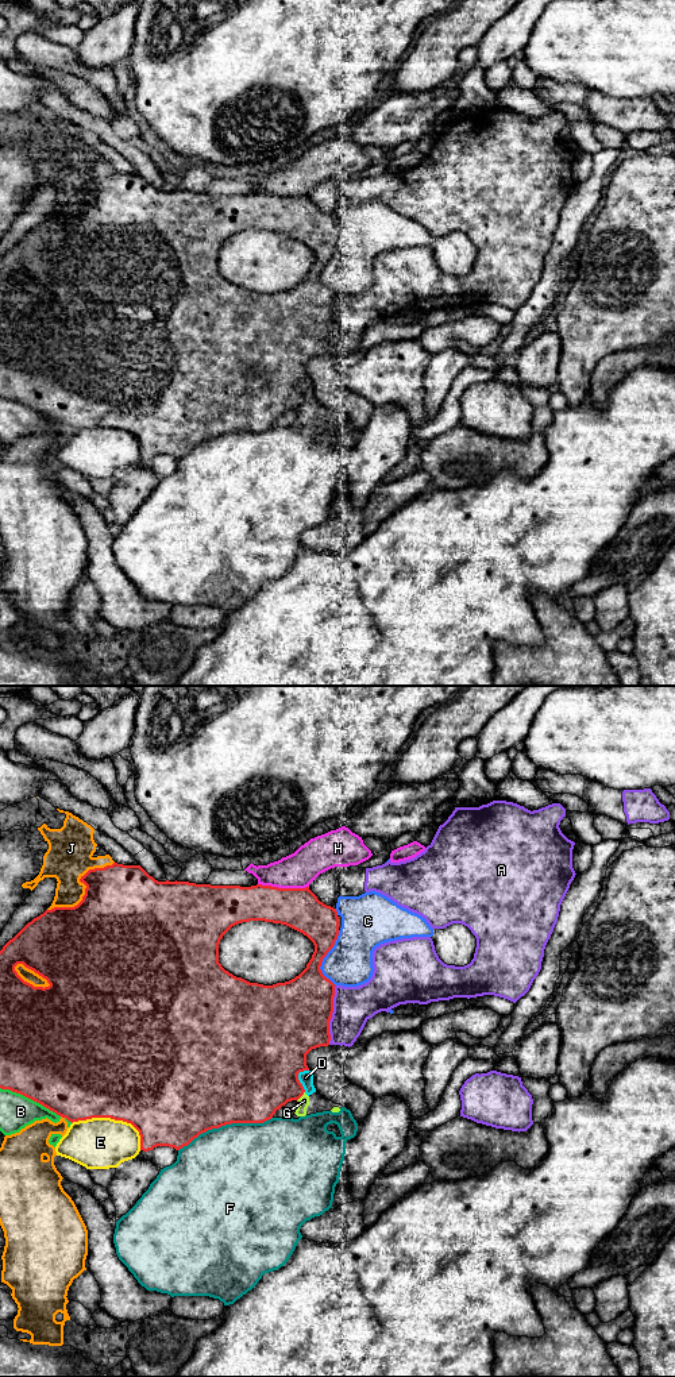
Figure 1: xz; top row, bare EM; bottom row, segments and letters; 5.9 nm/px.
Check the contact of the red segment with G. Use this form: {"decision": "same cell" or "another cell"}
{"decision": "another cell"}

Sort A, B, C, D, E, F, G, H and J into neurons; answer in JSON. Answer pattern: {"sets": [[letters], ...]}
{"sets": [["A"], ["B"], ["C"], ["D", "G"], ["E"], ["F"], ["H"], ["J"]]}

